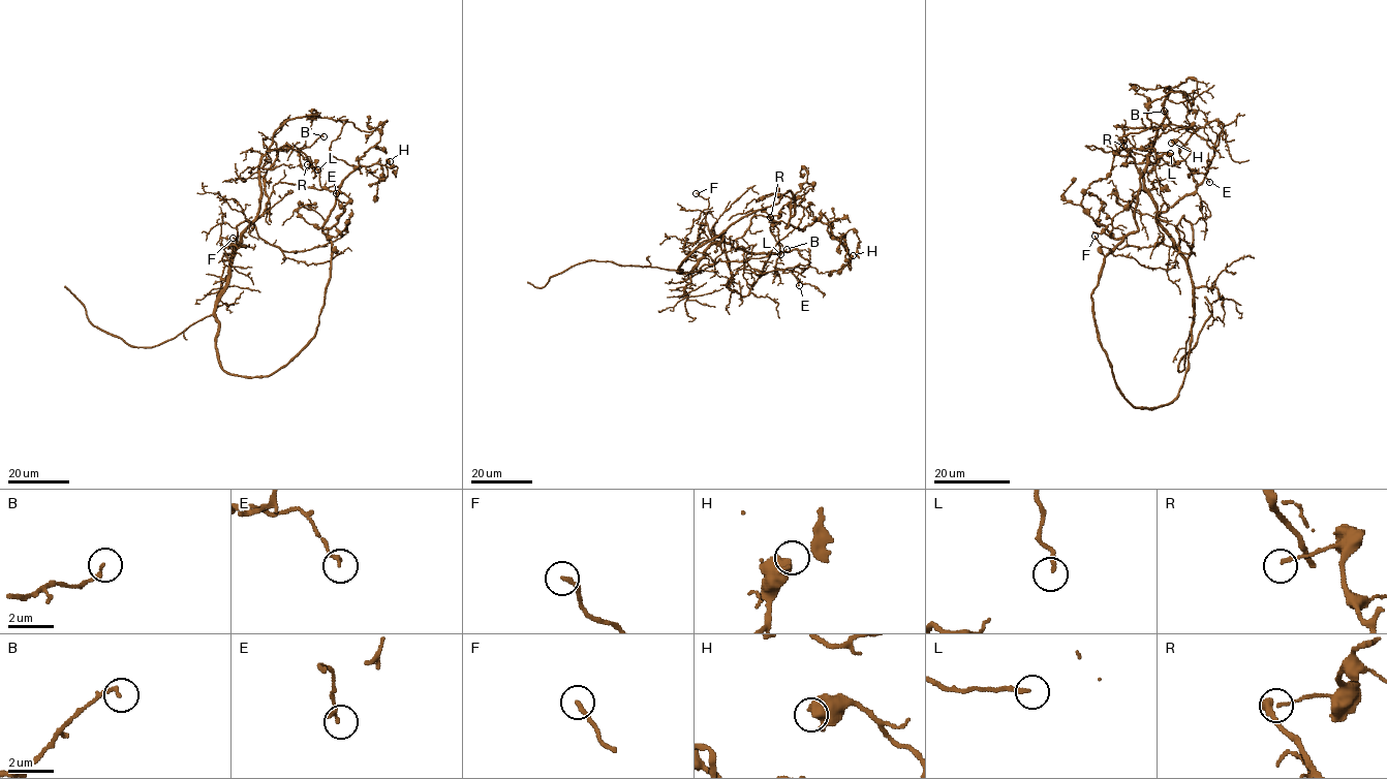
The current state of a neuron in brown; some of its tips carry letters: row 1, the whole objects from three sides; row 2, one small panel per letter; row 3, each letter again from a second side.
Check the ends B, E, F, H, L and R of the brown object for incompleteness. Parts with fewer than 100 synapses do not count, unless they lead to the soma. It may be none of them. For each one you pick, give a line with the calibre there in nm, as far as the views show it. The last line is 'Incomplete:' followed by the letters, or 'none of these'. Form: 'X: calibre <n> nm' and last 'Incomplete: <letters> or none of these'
Incomplete: none of these

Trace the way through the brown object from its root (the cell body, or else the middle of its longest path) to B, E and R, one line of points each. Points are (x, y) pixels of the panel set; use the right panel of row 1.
B: (1168, 403), (1188, 368), (1193, 282), (1188, 259), (1158, 217), (1196, 189), (1223, 125), (1169, 124), (1164, 111)
E: (1168, 403), (1188, 368), (1193, 282), (1158, 217), (1196, 189), (1189, 167), (1209, 182)
R: (1168, 403), (1135, 407), (1123, 396), (1093, 319), (1103, 258), (1123, 239), (1093, 220), (1082, 194), (1123, 146)

